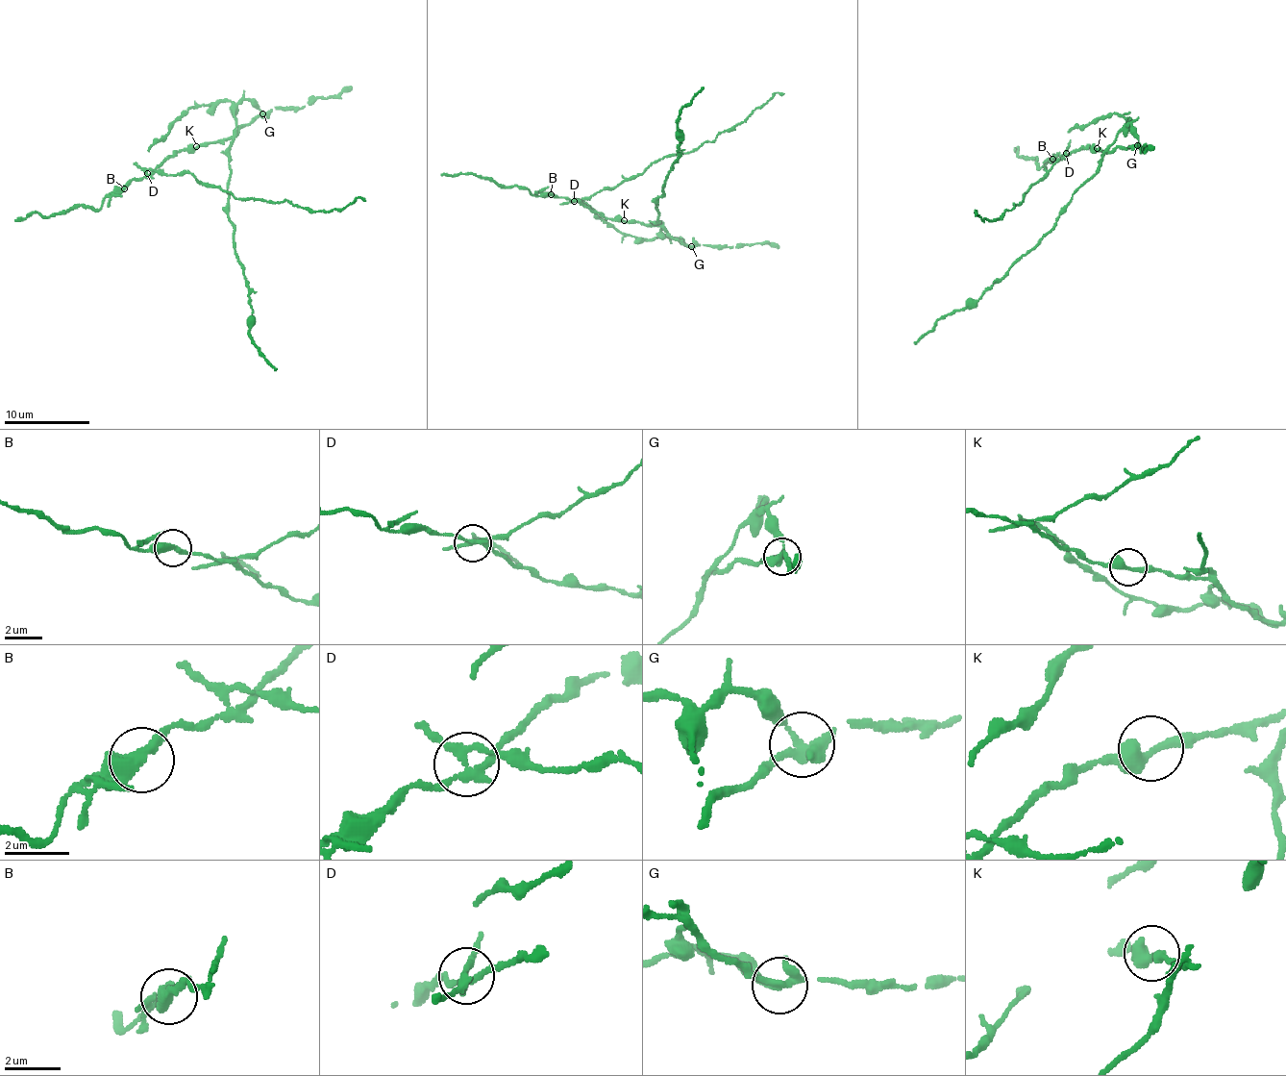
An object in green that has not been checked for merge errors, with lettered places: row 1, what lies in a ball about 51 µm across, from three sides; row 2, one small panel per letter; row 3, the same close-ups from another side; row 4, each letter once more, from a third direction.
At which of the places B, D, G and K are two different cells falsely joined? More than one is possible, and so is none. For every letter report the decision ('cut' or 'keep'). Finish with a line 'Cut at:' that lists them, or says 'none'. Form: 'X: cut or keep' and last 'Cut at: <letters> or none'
B: keep
D: cut
G: cut
K: keep
Cut at: D, G

